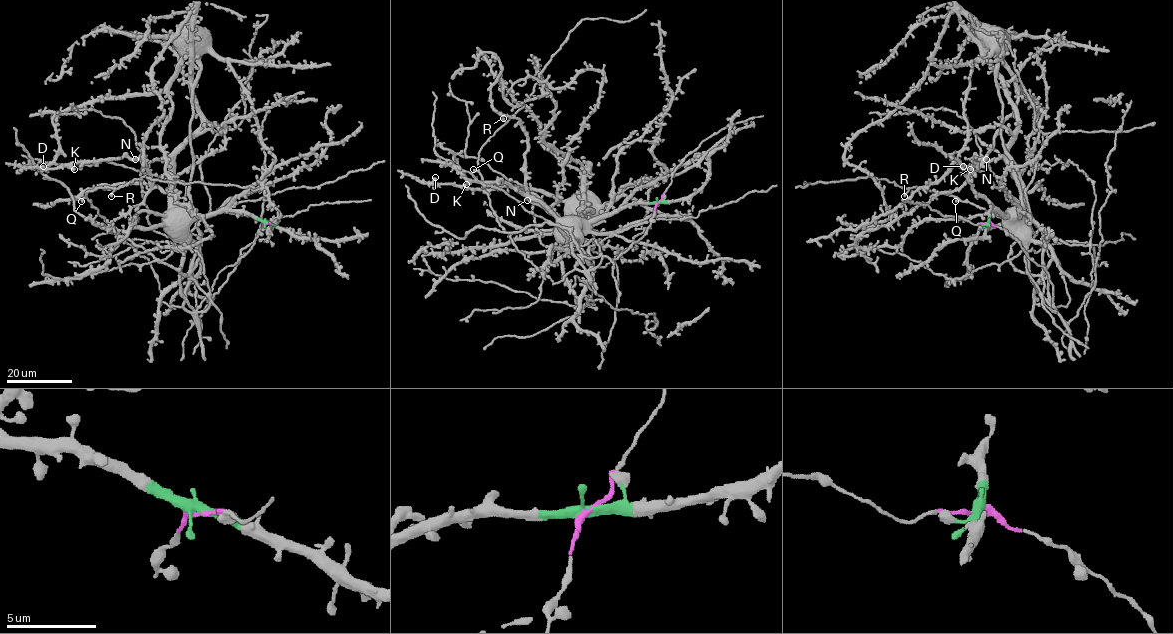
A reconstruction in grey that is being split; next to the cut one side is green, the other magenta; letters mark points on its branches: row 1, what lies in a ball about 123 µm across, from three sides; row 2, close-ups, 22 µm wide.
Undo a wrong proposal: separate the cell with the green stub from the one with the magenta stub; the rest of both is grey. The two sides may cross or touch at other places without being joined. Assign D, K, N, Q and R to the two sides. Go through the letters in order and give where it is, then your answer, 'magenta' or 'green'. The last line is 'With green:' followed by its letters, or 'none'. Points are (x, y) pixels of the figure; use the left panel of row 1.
D: (43, 166) | green
K: (74, 169) | green
N: (135, 159) | green
Q: (81, 201) | magenta
R: (111, 196) | magenta
With green: D, K, N

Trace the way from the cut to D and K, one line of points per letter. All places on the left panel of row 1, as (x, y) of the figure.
D: (265, 223), (233, 211), (194, 215), (178, 204), (167, 157), (43, 166)
K: (265, 223), (233, 211), (194, 215), (178, 204), (167, 157), (76, 161), (71, 167), (75, 169)

